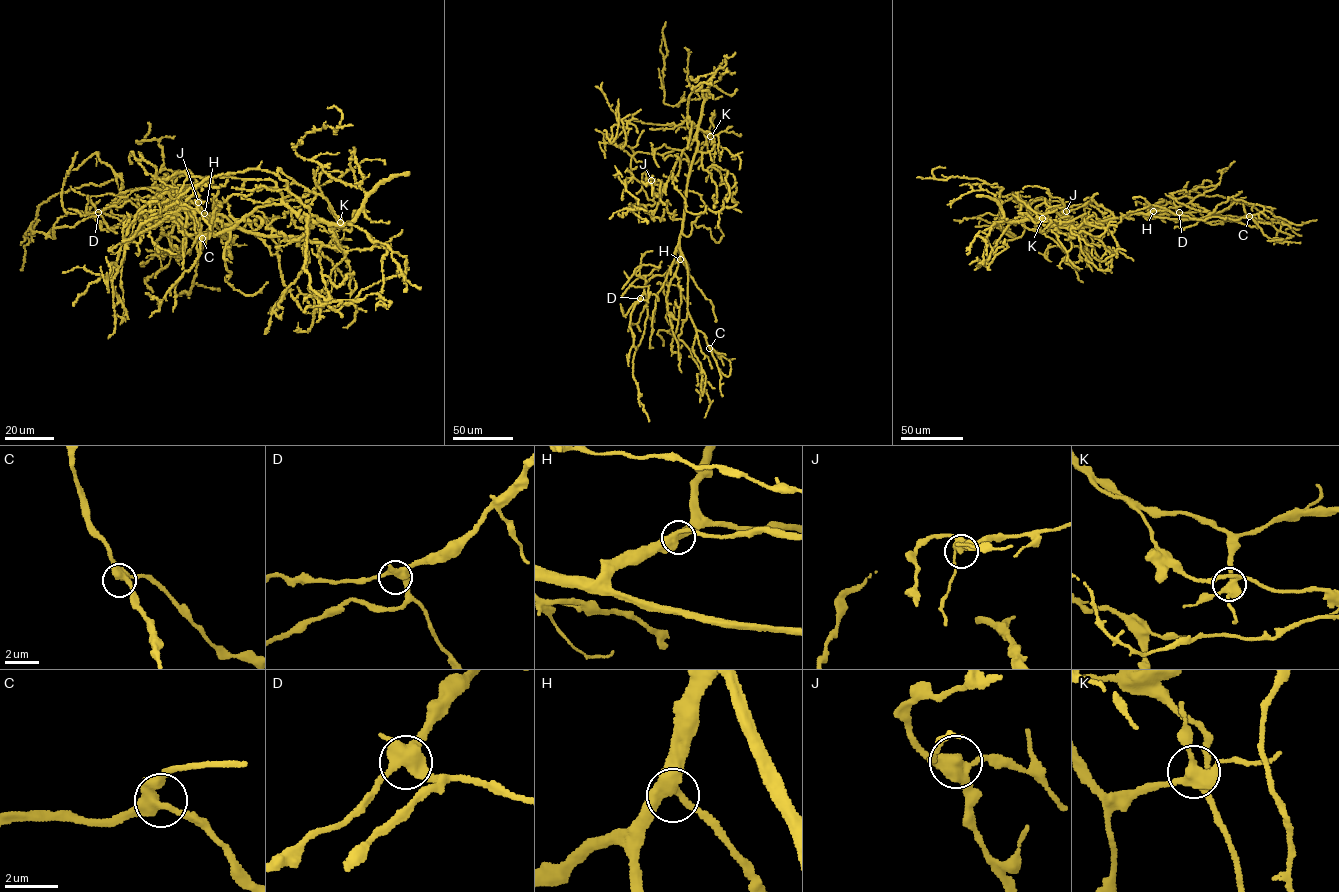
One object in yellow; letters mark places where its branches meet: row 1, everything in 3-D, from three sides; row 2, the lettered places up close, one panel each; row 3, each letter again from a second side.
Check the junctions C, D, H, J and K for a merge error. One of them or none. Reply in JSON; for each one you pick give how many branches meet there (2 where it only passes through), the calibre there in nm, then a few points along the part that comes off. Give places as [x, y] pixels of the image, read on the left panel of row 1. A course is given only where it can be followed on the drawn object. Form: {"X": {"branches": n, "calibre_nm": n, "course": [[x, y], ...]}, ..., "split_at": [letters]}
{"K": {"branches": 5, "calibre_nm": 400, "course": [[340, 222], [344, 230], [349, 231], [353, 214], [366, 210], [364, 216]]}, "split_at": ["K"]}

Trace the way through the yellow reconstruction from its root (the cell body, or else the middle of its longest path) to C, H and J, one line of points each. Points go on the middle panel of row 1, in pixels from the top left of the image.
C: (684, 203), (679, 249), (688, 270), (688, 312), (695, 328), (704, 335), (709, 348)
H: (684, 203), (680, 259)
J: (684, 203), (683, 218), (672, 219), (666, 205), (653, 200), (651, 180)

